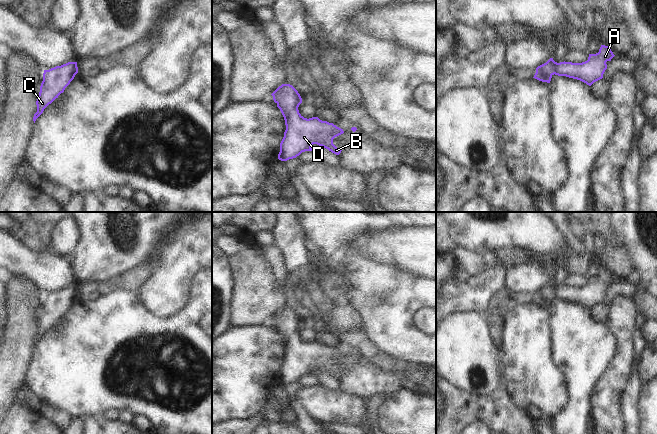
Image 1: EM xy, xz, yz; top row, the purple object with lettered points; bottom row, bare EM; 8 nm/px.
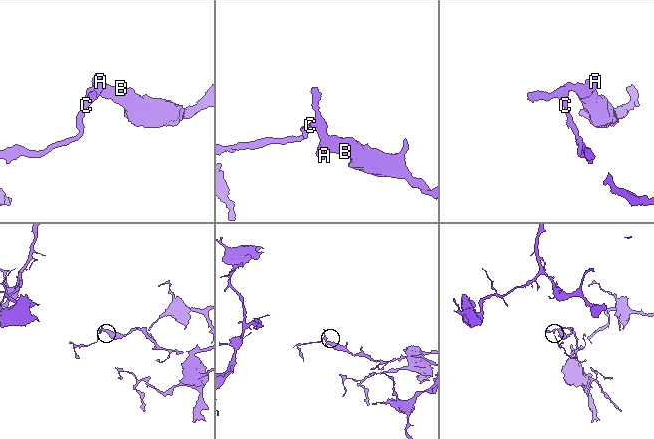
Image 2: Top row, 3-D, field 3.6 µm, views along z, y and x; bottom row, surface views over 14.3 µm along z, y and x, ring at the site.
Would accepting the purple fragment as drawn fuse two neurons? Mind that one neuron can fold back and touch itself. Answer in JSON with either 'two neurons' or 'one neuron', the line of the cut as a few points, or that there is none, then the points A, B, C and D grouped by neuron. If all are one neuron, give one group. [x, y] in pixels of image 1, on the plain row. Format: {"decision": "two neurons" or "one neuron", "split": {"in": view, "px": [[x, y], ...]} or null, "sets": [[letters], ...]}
{"decision": "one neuron", "split": null, "sets": [["A", "B", "C", "D"]]}

